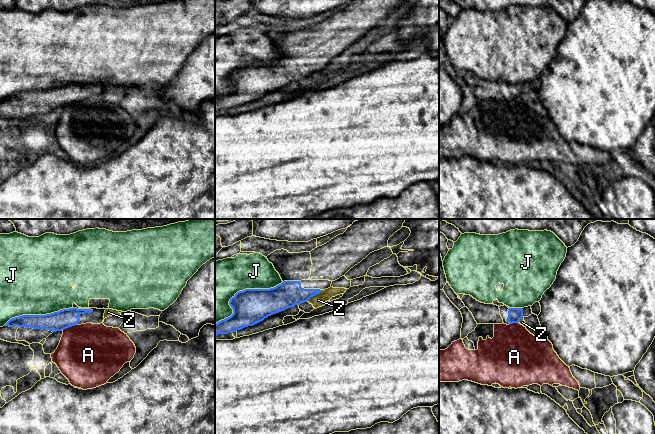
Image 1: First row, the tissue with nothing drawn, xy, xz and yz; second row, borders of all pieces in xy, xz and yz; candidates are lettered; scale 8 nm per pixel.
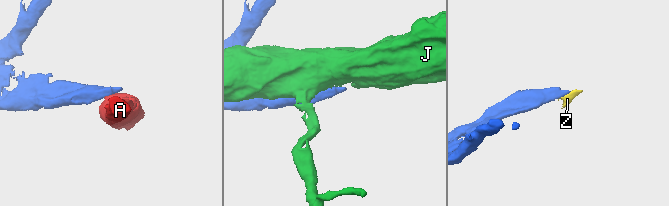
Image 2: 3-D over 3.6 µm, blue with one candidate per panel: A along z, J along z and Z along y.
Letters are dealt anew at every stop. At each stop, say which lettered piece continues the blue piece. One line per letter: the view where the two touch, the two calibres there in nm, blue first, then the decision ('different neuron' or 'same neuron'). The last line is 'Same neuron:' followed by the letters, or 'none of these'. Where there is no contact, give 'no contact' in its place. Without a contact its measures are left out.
A: xy | 160/460 nm | different neuron
J: xz | 280/360 nm | different neuron
Z: xz | 200/100 nm | different neuron
Same neuron: none of these

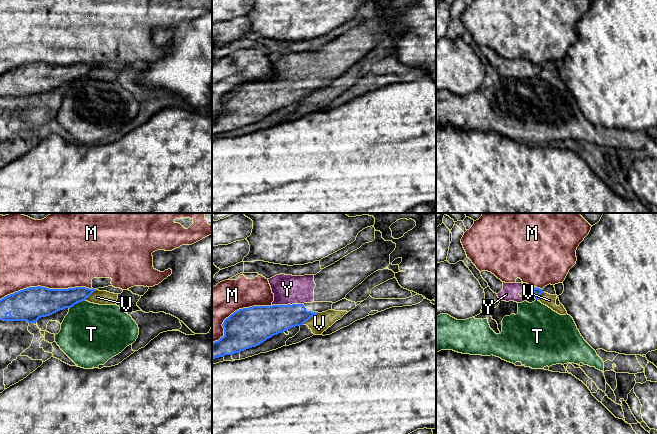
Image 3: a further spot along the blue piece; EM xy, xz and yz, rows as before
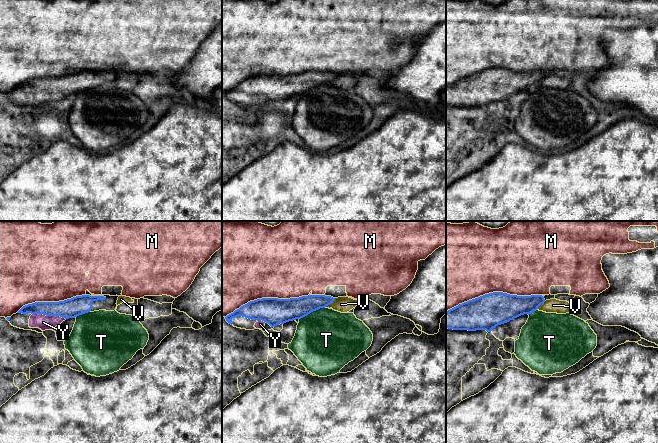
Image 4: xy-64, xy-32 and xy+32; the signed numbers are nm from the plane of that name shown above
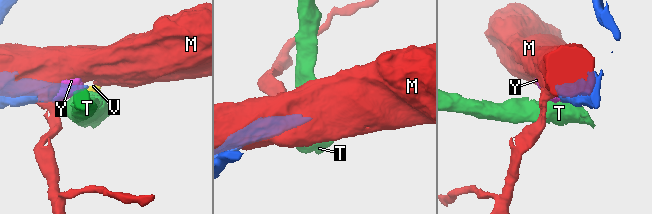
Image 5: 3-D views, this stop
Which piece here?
M: xy | 260/480 nm | different neuron
T: xy | 220/460 nm | different neuron
V: xz | 220/150 nm | different neuron
Y: xz | 260/240 nm | same neuron
Same neuron: Y

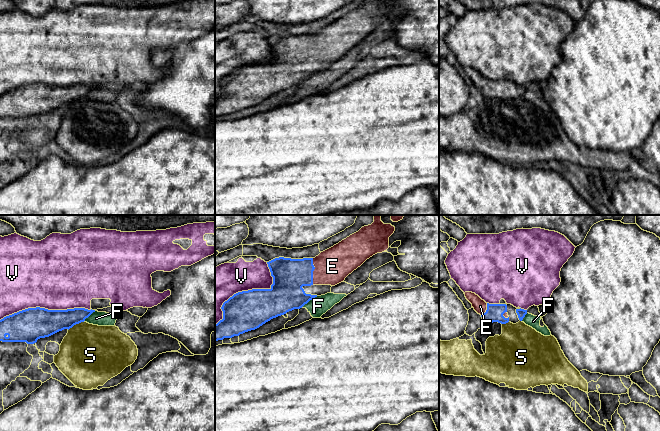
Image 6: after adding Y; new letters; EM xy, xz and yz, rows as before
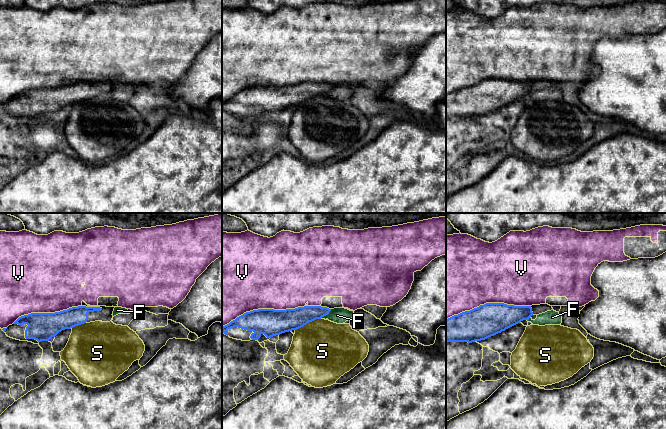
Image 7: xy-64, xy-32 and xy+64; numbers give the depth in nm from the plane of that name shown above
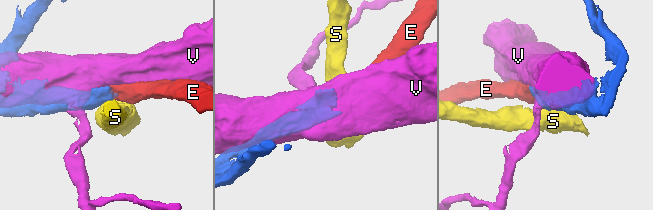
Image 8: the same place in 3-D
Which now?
E: xz | 280/280 nm | same neuron
F: xz | 280/150 nm | different neuron
S: xy | 220/460 nm | different neuron
V: xz | 320/280 nm | different neuron
Same neuron: E

